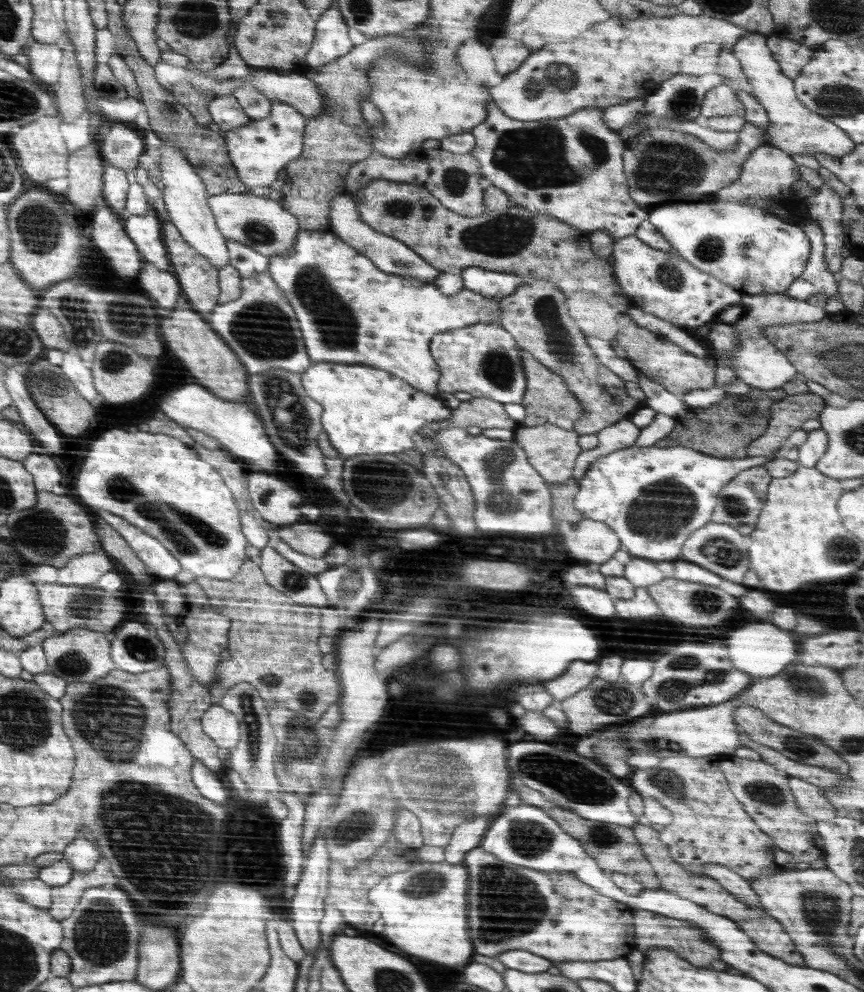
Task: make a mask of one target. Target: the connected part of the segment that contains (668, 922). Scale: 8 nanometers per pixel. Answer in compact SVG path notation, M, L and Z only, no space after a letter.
M638 910L638 912L634 912L634 926L636 926L636 946L642 954L646 954L654 946L660 946L660 948L674 950L682 960L686 960L698 968L708 968L708 966L714 970L729 968L728 964L724 964L720 960L720 950L706 942L706 936L702 934L702 930L696 930L694 926L690 926L682 920L674 920L674 918L658 916L658 914L652 914L646 910Z

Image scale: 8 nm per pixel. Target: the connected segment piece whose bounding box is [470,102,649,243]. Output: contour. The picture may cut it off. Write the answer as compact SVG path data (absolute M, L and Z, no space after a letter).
M493 102L487 104L487 117L485 122L478 124L476 128L470 132L475 138L475 147L471 150L470 154L479 162L479 171L484 180L489 184L500 187L508 195L511 204L520 205L523 209L529 210L531 213L546 214L557 218L559 221L568 223L575 229L588 231L592 233L594 231L607 232L615 243L617 239L624 238L630 235L634 235L638 225L641 222L647 220L649 212L646 212L646 208L638 206L629 195L629 186L623 167L623 152L625 149L625 142L618 137L618 134L614 130L610 130L606 124L604 124L603 108L602 107L586 107L585 109L577 110L572 114L566 115L564 118L554 118L554 120L536 121L536 122L524 122L520 120L514 120L506 116Z

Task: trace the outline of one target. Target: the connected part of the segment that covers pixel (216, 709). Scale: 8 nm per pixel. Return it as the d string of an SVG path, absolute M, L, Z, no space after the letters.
M212 703L201 716L201 725L218 747L232 751L239 744L238 738L241 738L241 723L236 717L233 711Z

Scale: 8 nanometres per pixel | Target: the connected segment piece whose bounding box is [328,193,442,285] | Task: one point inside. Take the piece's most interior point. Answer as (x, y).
(391, 255)

